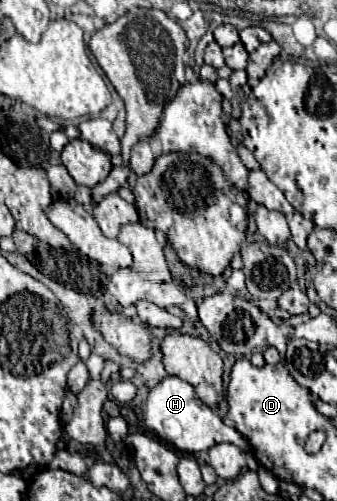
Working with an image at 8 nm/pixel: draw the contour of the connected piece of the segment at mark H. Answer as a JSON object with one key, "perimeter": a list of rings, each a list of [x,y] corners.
{"perimeter":[[[167,376],[157,386],[149,388],[145,408],[143,408],[143,420],[145,420],[146,429],[155,432],[155,436],[159,440],[175,446],[183,452],[193,452],[193,454],[203,452],[221,442],[235,444],[237,448],[241,448],[245,452],[249,452],[249,448],[251,448],[247,444],[247,440],[235,428],[223,424],[223,420],[207,404],[203,404],[197,398],[191,384],[183,382],[177,376]]]}

